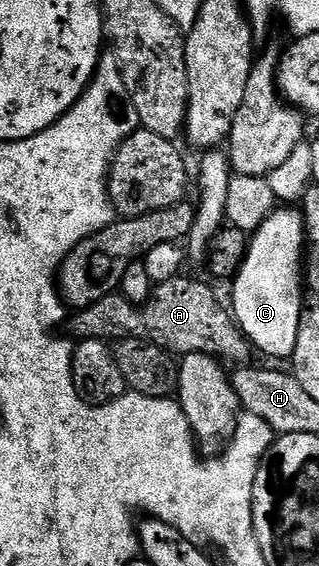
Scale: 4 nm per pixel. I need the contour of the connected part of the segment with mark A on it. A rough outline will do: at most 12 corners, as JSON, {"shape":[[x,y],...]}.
{"shape":[[180,276],[138,304],[119,292],[70,315],[79,340],[137,338],[172,356],[249,361],[205,283]]}

